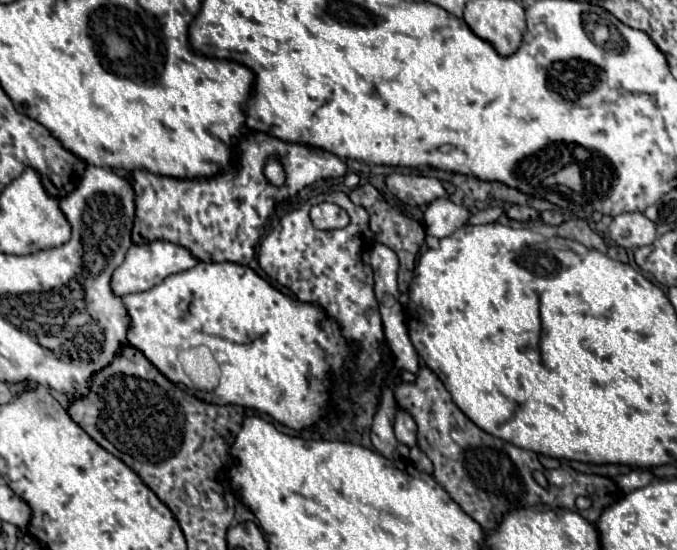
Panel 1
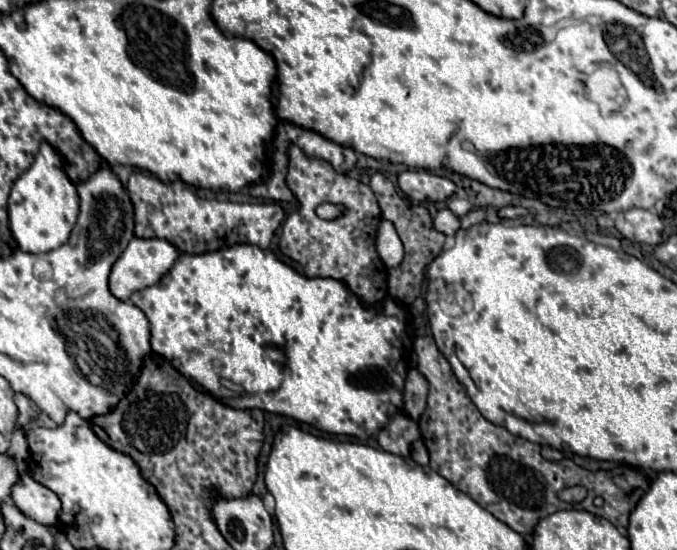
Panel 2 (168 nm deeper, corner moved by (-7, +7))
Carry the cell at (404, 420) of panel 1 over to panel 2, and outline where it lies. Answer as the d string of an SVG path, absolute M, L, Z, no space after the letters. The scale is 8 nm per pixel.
M410 370L404 388L404 414L412 420L418 420L426 408L428 382L418 374L418 370Z

